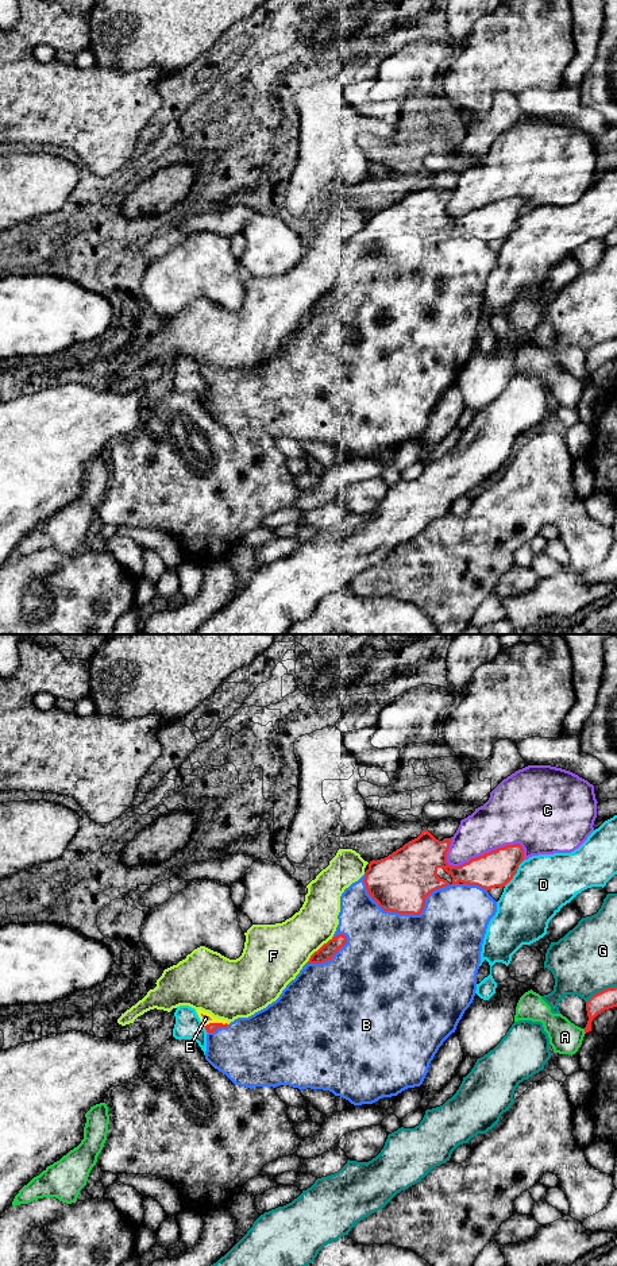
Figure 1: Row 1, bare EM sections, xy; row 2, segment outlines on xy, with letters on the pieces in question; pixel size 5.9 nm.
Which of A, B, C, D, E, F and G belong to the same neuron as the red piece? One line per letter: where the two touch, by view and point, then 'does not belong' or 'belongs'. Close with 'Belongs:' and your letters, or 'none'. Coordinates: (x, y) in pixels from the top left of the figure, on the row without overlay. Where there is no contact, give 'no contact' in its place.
A: contact xy (585, 383); does not belong
B: contact xy (411, 265); does not belong
C: contact xy (486, 205); does not belong
D: contact xy (516, 224); does not belong
E: contact xy (215, 375); belongs
F: contact xy (319, 301); does not belong
G: contact xy (601, 343); does not belong
Belongs: E

